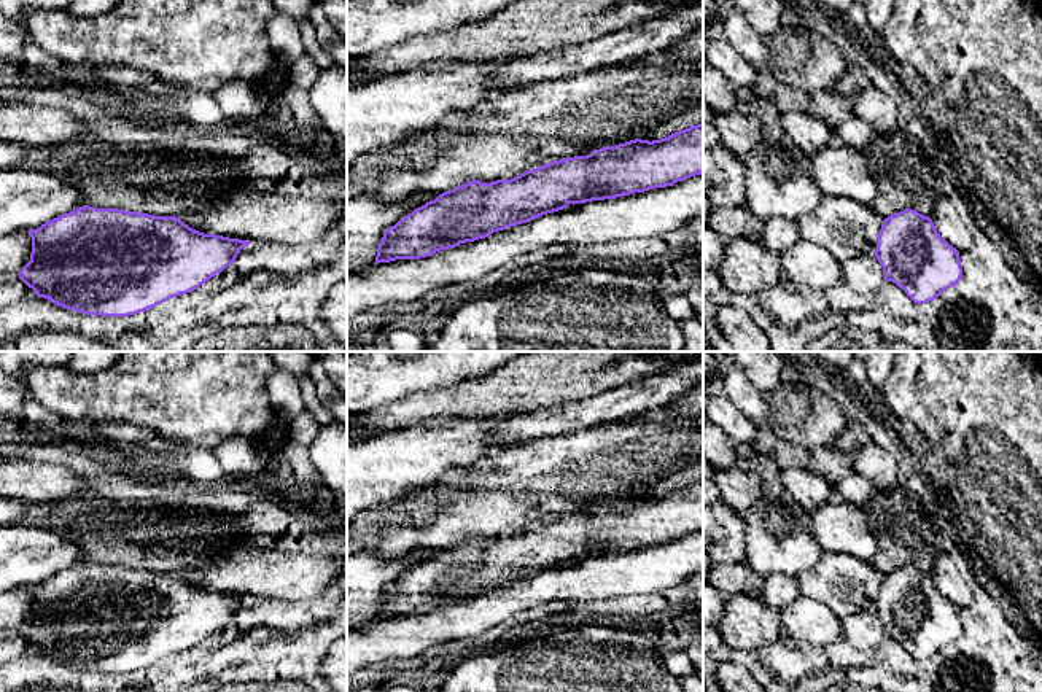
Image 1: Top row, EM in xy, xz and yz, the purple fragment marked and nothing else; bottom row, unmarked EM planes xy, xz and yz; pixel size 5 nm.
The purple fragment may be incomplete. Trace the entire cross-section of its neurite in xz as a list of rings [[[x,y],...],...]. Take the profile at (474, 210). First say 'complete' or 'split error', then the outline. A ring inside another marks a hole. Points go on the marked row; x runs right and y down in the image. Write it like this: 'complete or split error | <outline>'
complete | [[[703,124],[690,126],[660,140],[635,138],[593,150],[587,156],[552,161],[511,180],[468,181],[406,215],[383,232],[375,262],[420,259],[460,243],[528,223],[570,204],[616,199],[655,188],[673,186],[703,173]]]

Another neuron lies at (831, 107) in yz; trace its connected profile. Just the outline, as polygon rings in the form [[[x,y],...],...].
[[[819,89],[810,94],[808,113],[837,129],[854,116],[853,99],[838,94],[835,89]]]

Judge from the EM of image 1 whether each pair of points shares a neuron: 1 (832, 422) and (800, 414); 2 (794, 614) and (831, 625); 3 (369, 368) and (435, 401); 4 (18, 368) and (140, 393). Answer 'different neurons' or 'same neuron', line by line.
1: same neuron
2: same neuron
3: different neurons
4: different neurons

